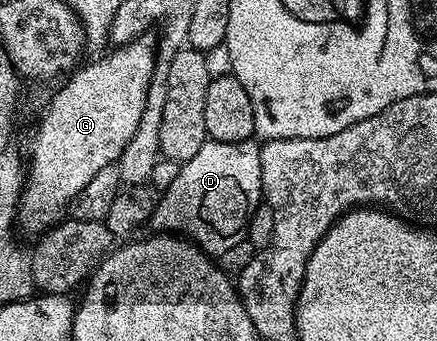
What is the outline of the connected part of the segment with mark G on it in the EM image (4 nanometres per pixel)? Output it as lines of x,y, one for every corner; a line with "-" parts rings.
142,35
112,51
90,65
82,64
50,99
37,125
33,158
27,161
27,176
16,212
20,224
22,221
29,229
45,231
58,224
66,216
65,208
76,202
87,183
103,167
116,165
131,135
135,135
139,119
143,119
149,84
158,62
154,38
152,41
149,35

